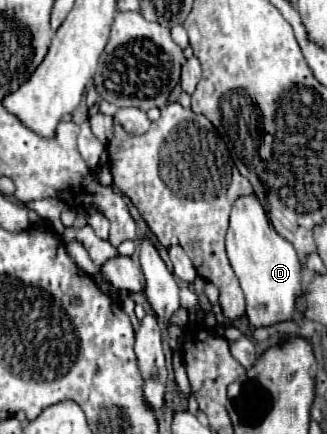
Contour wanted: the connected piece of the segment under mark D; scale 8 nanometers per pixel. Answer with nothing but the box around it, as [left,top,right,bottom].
[227,196,303,326]

